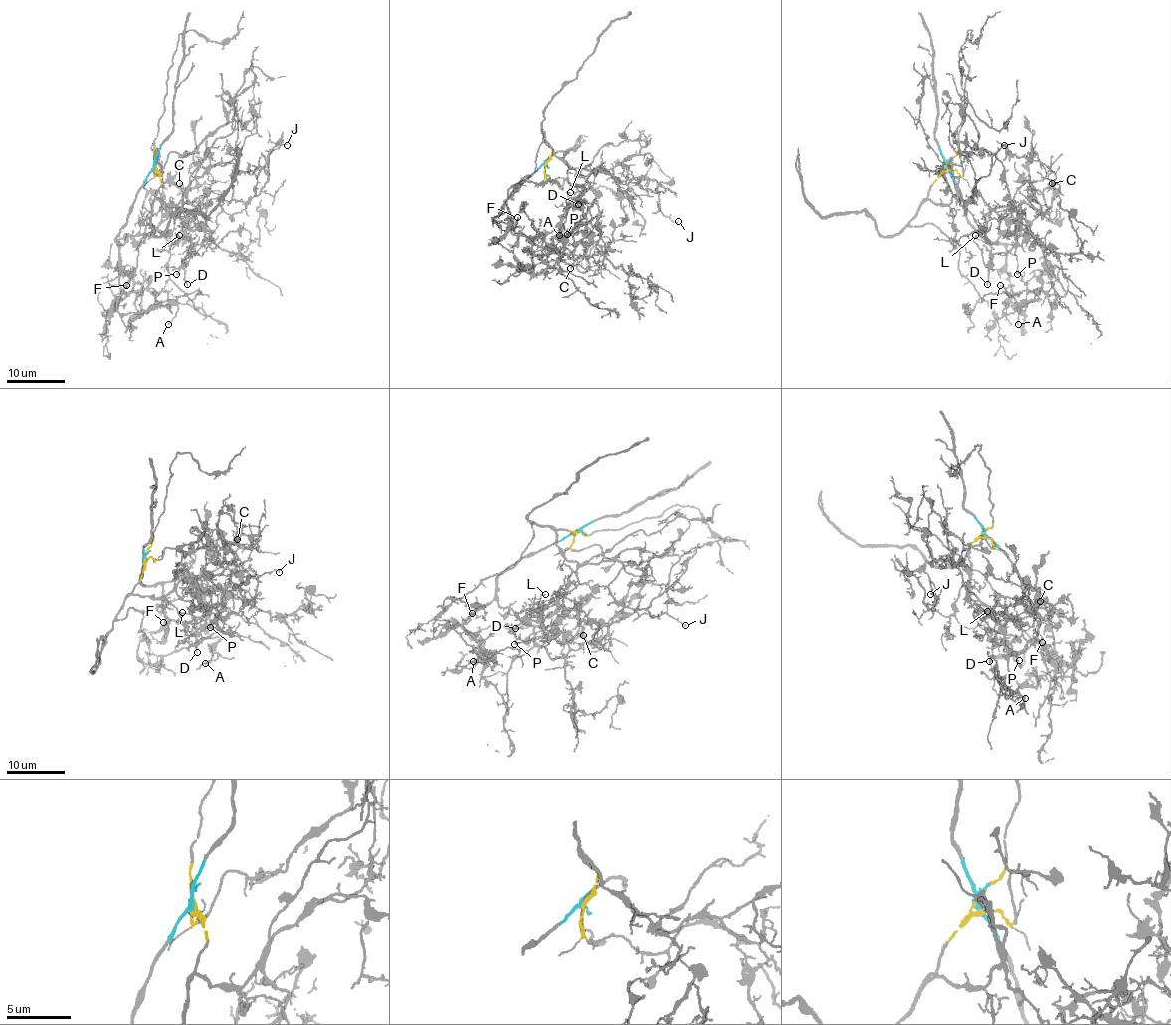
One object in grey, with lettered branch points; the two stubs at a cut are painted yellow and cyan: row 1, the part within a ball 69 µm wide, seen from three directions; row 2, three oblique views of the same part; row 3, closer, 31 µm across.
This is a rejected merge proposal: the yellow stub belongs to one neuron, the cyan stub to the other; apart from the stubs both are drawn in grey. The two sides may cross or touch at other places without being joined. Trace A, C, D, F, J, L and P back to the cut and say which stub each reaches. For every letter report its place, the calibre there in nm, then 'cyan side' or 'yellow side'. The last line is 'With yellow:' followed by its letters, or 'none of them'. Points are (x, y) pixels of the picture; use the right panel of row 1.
A: at (1018, 324); 100 nm thick; cyan side
C: at (1052, 183); 110 nm thick; cyan side
D: at (987, 284); 150 nm thick; cyan side
F: at (1000, 285); 160 nm thick; cyan side
J: at (1004, 145); 110 nm thick; yellow side
L: at (975, 235); 190 nm thick; cyan side
P: at (1017, 274); 130 nm thick; cyan side
With yellow: J

